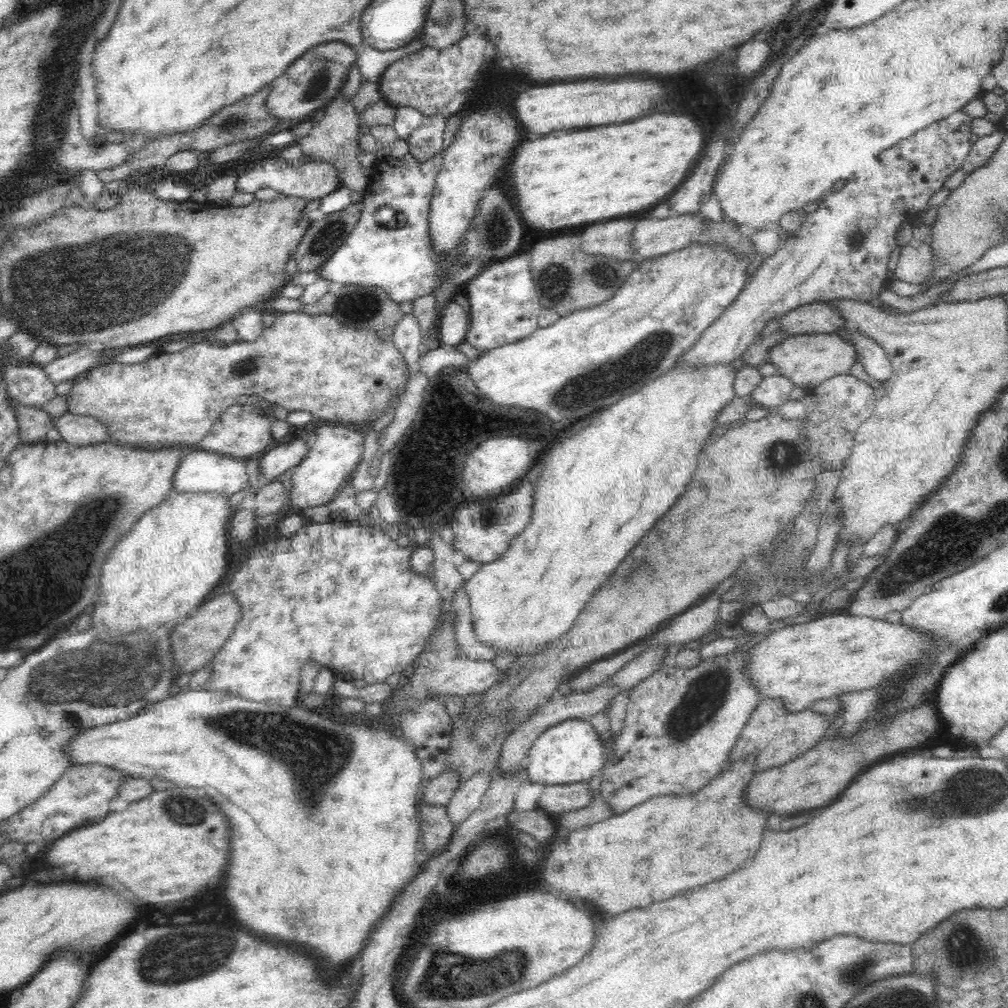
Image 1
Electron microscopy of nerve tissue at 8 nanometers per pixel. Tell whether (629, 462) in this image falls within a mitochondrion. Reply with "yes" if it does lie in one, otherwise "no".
no

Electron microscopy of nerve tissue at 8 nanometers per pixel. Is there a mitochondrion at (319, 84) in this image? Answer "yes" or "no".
yes

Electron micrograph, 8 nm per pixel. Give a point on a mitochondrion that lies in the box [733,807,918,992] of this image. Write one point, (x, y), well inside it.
(857, 972)

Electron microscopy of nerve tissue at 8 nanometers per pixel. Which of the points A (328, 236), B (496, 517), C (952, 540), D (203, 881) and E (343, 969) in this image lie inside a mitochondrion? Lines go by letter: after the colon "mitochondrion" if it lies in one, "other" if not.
A: mitochondrion
B: mitochondrion
C: mitochondrion
D: other
E: other

